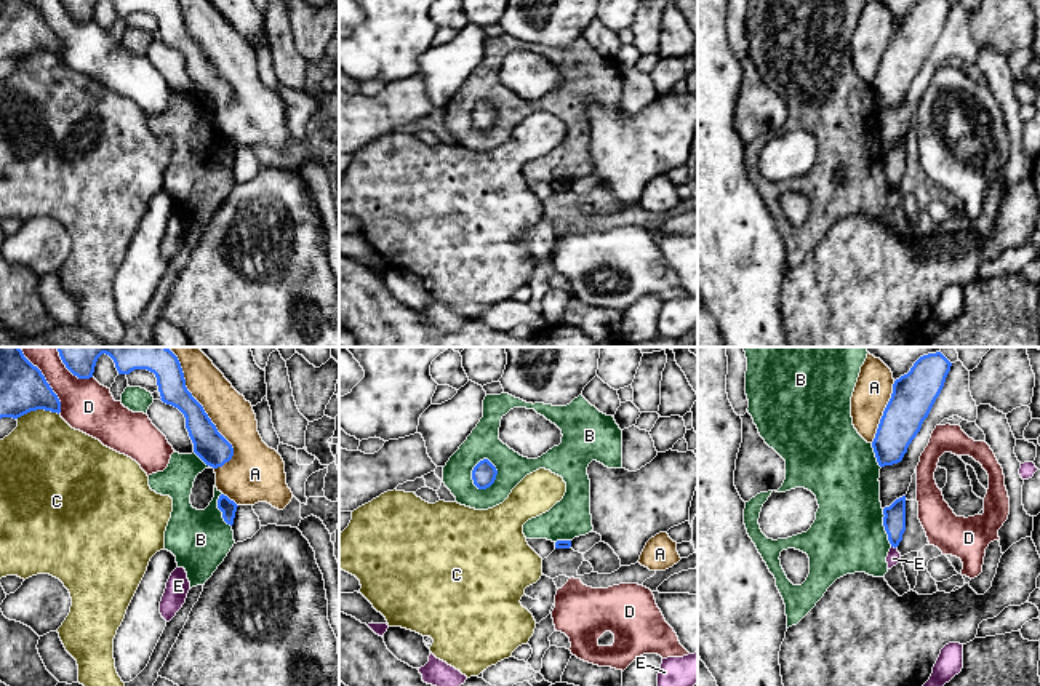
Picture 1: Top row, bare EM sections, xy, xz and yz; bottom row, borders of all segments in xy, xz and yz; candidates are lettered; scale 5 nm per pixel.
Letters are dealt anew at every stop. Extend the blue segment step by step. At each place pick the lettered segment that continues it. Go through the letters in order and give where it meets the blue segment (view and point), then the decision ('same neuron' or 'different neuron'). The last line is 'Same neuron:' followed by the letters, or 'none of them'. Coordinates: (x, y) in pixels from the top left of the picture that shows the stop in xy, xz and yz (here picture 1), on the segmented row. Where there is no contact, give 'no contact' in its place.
A: meets blue in xy at (202, 406); different neuron
B: meets blue in xz at (472, 472); different neuron
C: meets blue in xy at (37, 408); different neuron
D: meets blue in xy at (45, 381); different neuron
E: meets blue in yz at (893, 546); different neuron
Same neuron: none of them

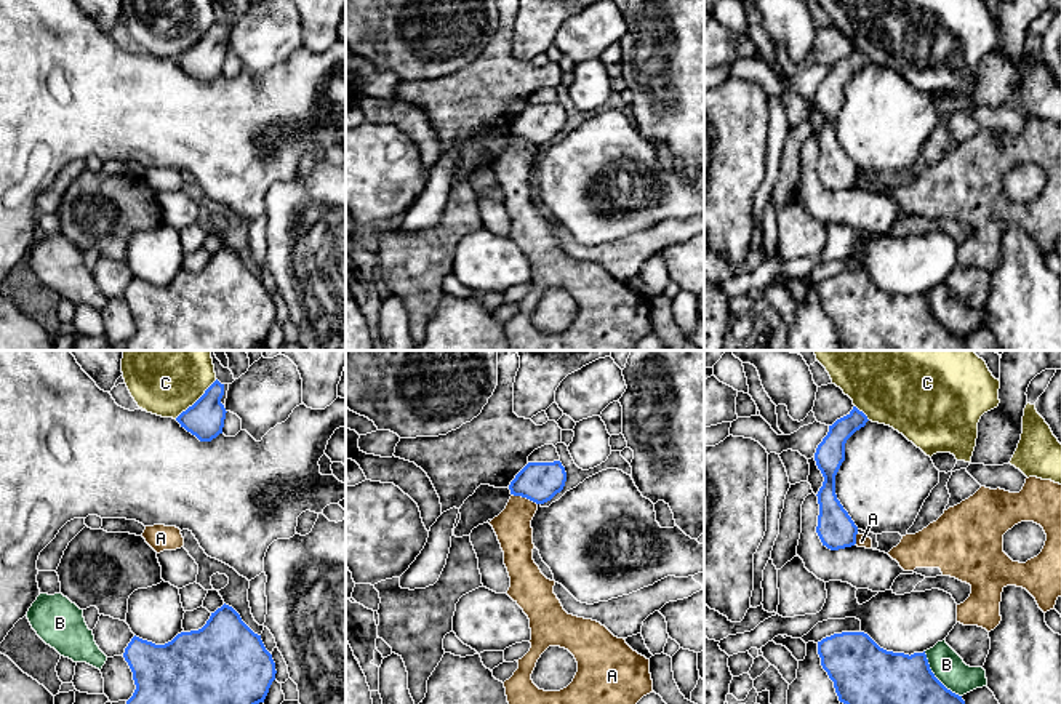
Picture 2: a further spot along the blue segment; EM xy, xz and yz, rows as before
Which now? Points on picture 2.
A: meets blue in xz at (525, 496); different neuron
B: meets blue in yz at (935, 677); different neuron
C: meets blue in xy at (197, 400); different neuron
Same neuron: none of them

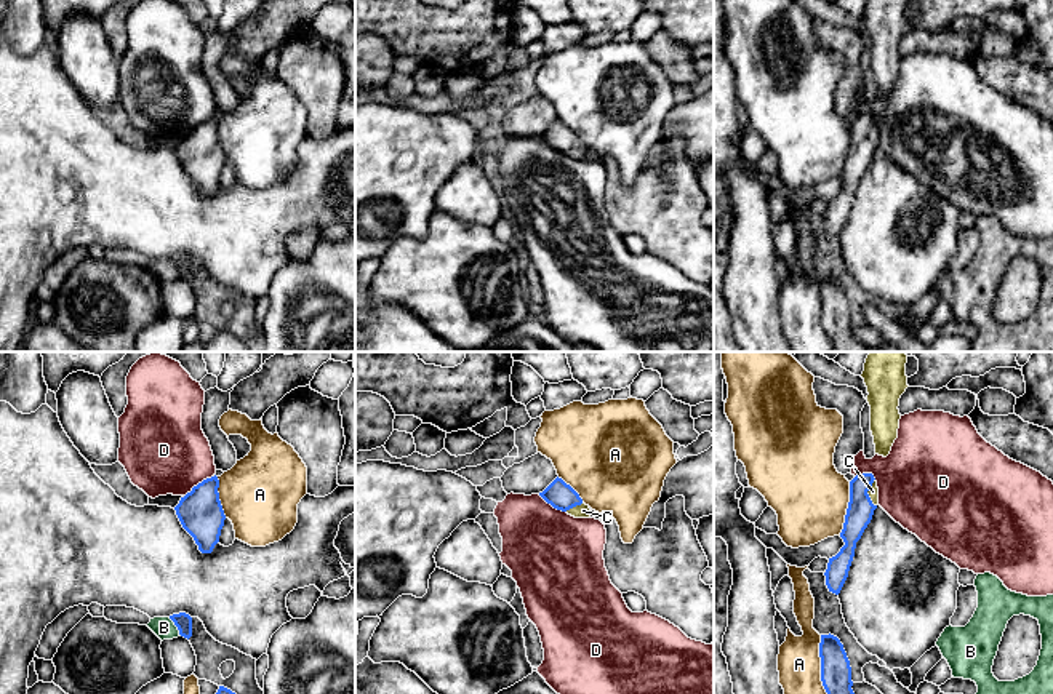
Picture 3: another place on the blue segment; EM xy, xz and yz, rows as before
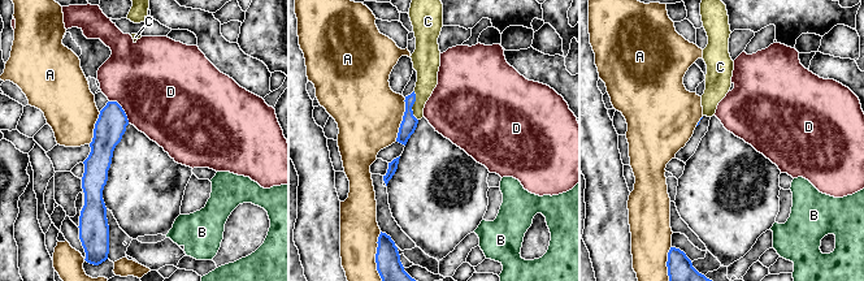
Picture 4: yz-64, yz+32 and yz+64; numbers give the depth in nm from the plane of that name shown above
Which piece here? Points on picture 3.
A: meets blue in yz at (821, 664); different neuron
B: meets blue in xy at (176, 626); different neuron
C: meets blue in yz at (866, 493); same neuron
D: meets blue in xy at (199, 483); different neuron
Same neuron: C

